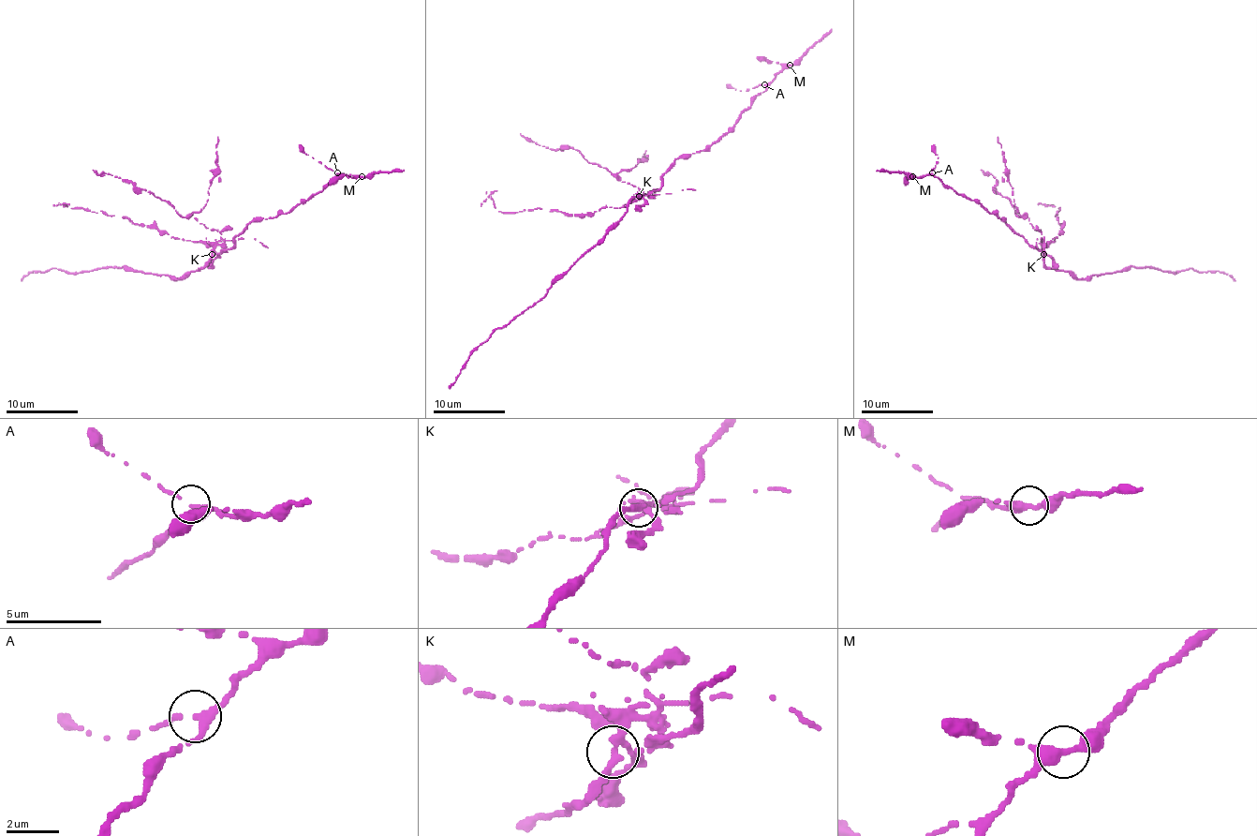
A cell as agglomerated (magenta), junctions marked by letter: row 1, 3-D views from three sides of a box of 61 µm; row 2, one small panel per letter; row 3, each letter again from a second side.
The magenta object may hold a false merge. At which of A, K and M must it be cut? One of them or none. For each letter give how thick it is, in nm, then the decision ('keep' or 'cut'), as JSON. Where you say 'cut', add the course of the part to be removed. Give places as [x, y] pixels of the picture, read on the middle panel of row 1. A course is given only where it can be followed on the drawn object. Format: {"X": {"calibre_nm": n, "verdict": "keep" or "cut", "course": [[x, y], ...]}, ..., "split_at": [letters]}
{"A": {"calibre_nm": 240, "verdict": "keep"}, "K": {"calibre_nm": 280, "verdict": "cut", "course": [[640, 196], [620, 208], [605, 206], [593, 214], [534, 208], [498, 212], [489, 198], [480, 206]]}, "M": {"calibre_nm": 280, "verdict": "keep"}, "split_at": ["K"]}

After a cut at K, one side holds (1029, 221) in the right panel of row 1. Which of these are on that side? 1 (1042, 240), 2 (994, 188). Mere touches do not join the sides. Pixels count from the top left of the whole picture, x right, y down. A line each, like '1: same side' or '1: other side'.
1: same side
2: same side

